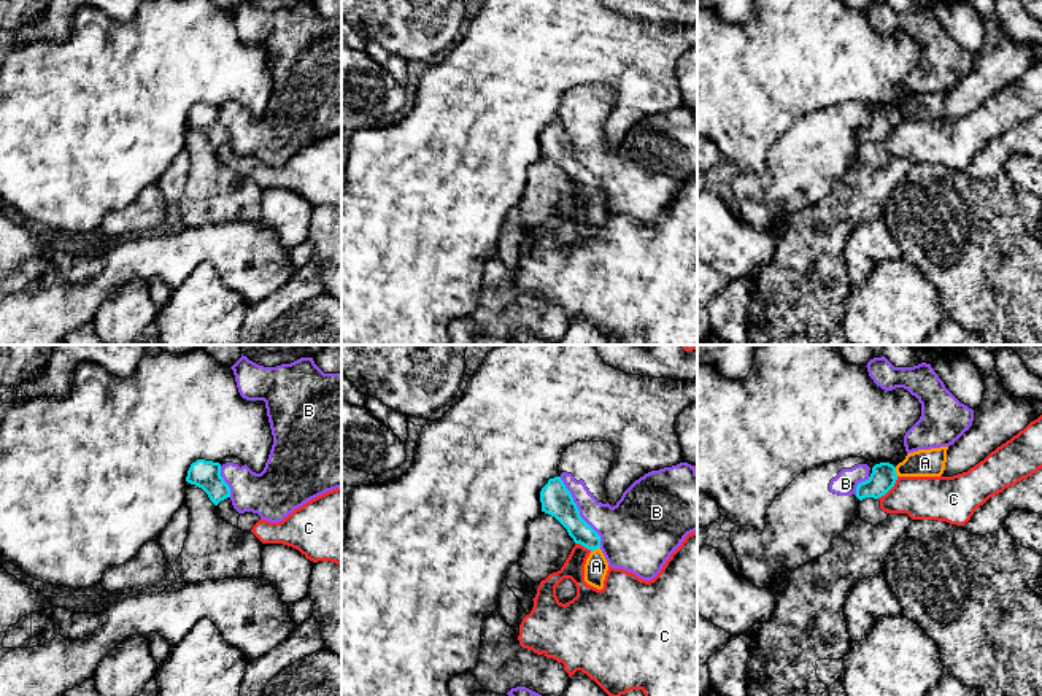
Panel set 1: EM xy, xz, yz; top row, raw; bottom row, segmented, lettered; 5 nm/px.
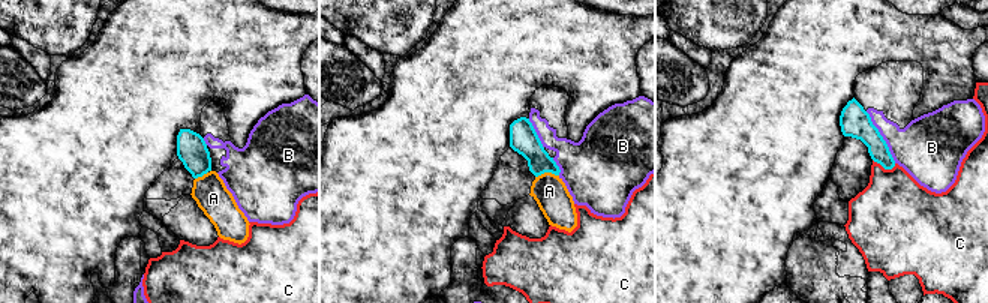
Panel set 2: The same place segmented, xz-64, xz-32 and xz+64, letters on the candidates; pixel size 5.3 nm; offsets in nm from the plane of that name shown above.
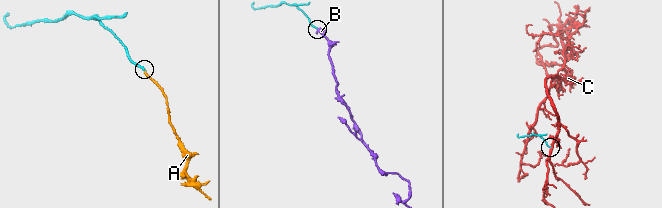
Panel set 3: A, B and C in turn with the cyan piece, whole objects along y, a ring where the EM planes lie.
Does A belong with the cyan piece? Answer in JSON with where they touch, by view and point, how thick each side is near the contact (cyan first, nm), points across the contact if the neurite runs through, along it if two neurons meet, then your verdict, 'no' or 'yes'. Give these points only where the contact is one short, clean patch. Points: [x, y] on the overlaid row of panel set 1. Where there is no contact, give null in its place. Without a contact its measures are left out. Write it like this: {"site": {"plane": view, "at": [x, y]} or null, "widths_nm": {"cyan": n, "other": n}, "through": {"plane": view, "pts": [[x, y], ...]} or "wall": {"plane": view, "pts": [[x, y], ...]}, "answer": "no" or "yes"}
{"site": {"plane": "xz", "at": [594, 549]}, "widths_nm": {"cyan": 120, "other": 120}, "through": {"plane": "xz", "pts": [[564, 510], [594, 549], [596, 566]]}, "answer": "yes"}

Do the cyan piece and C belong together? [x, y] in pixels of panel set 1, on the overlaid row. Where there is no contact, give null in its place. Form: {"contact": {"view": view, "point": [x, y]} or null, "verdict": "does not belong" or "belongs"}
{"contact": {"view": "yz", "point": [888, 490]}, "verdict": "does not belong"}

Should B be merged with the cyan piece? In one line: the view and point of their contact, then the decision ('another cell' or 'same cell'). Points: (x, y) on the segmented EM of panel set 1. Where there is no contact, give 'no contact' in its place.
contact xz (578, 512); another cell

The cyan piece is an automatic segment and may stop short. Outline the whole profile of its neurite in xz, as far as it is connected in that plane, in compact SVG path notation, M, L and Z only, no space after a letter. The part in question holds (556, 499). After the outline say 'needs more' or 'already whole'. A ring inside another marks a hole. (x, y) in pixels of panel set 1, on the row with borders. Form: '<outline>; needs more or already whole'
M561 477L548 480L540 491L540 502L542 512L554 516L575 543L591 551L585 564L585 582L602 590L608 563L600 550L600 536L580 516L580 510Z; needs more

